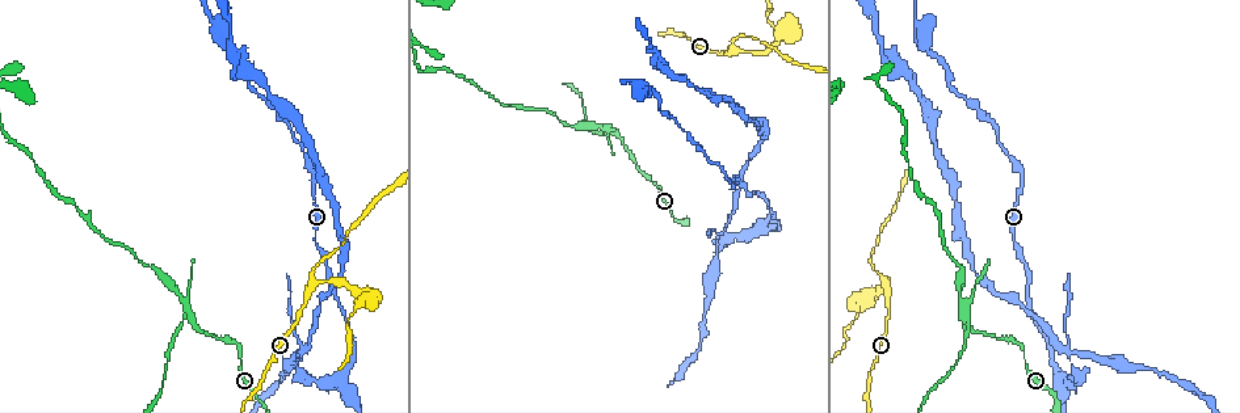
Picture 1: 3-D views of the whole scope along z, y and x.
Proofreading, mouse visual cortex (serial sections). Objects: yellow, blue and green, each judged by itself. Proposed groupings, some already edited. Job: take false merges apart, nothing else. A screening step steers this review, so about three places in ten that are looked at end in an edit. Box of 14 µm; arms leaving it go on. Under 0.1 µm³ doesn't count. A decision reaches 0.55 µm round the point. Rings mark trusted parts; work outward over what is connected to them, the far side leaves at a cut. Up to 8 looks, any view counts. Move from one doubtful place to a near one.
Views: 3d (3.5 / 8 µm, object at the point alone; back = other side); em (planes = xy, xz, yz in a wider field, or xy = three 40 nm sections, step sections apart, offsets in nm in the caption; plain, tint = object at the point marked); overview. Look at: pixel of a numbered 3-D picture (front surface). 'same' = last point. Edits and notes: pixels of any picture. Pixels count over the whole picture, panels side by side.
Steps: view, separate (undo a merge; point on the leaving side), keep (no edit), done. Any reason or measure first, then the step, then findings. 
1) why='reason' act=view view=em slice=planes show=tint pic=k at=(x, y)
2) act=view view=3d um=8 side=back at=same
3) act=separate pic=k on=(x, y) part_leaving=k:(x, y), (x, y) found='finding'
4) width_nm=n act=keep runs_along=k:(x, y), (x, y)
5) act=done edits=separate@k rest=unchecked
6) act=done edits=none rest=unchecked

why='arms part here' act=view view=3d um=3.5 pic=1 at=(731, 50)

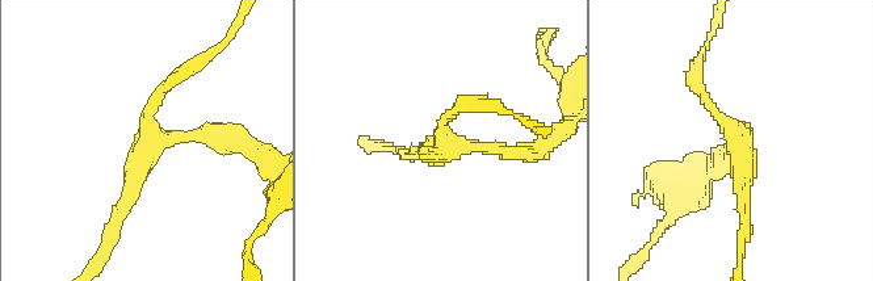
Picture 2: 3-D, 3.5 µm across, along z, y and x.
arms=3 arm_widths_nm=150,150,150 why='now the EM' act=view view=em slice=xy step=3 show=tint pic=2 at=(151, 137)

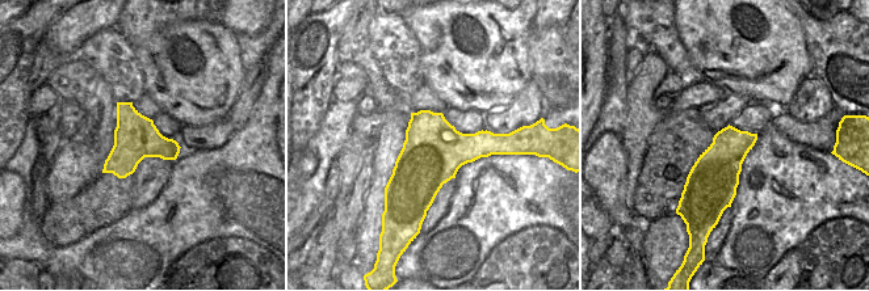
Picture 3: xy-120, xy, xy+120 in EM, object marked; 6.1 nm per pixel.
act=keep runs_along=3:(520, 134), (454, 148), (386, 216) found='one cell here'

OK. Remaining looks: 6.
why='a fork' act=view view=3d um=3.5 side=back pic=1 at=(785, 36)

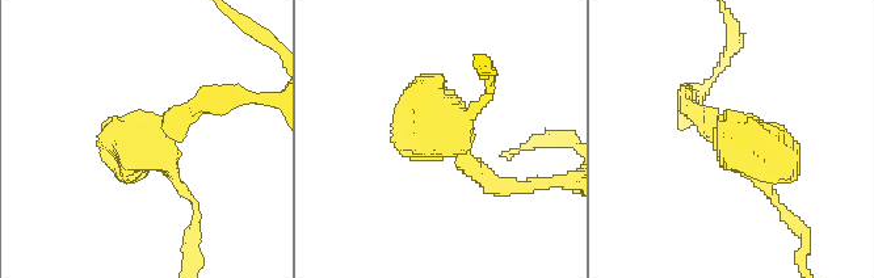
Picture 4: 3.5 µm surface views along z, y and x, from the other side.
why='shape alone is not enough' act=view view=em slice=xy step=2 show=plain pic=4 at=(159, 147)

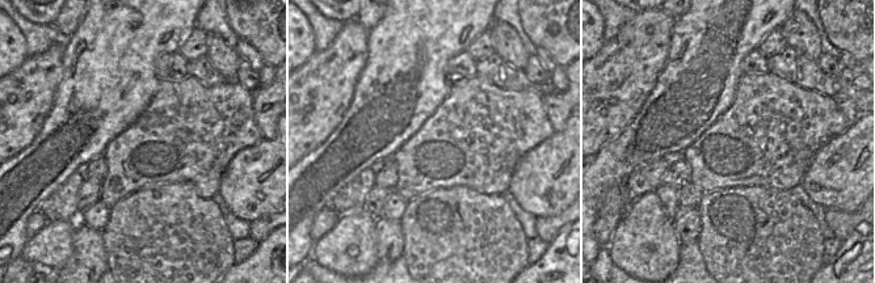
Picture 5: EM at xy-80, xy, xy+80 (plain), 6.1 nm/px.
act=view view=em slice=xy step=2 show=tint at=same

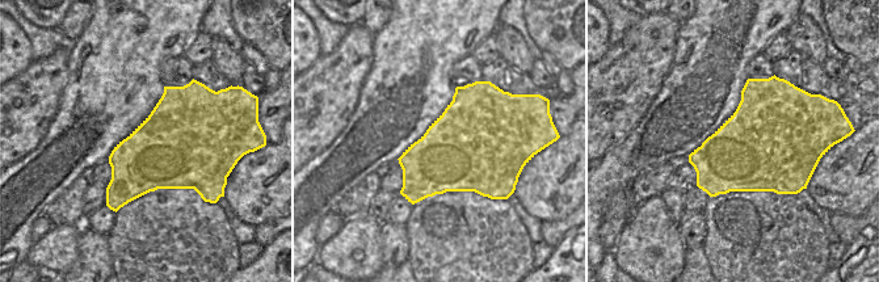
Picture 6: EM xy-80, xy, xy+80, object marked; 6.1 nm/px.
act=separate pic=4 on=(457, 113) part_leaving=4:(456, 146), (431, 131), (438, 75) found='two cells meet here'

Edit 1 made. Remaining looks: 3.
why='branch point' act=view view=3d um=3.5 pic=1 at=(964, 312)

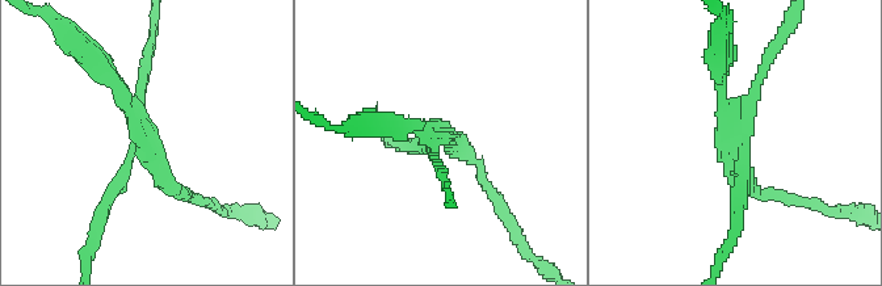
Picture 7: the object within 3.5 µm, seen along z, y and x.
act=view view=em slice=xy step=3 show=tint pic=7 at=(731, 138)

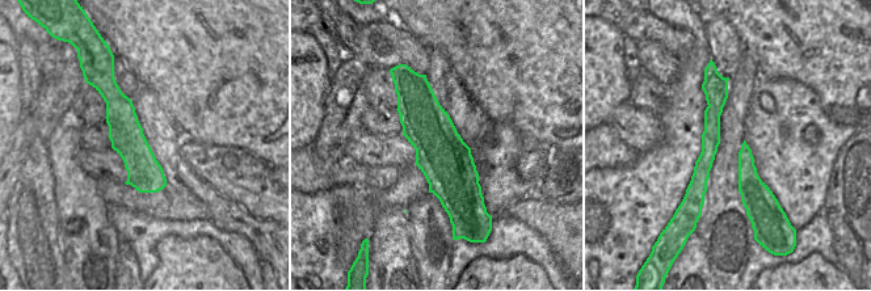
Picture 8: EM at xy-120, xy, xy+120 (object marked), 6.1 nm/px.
why='another direction' act=view view=em slice=xy step=2 show=tint at=same

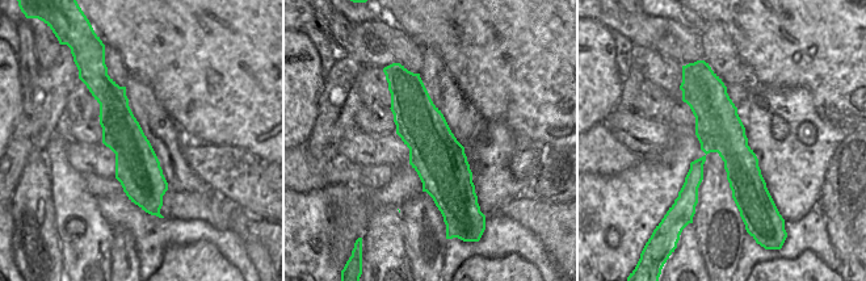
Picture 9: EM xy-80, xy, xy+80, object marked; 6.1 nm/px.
act=separate pic=7 on=(147, 55) part_leaving=7:(133, 144), (88, 257) found='two cells meet here'

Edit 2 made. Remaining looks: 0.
act=done edits=separate@4,separate@7 rest=unchecked

